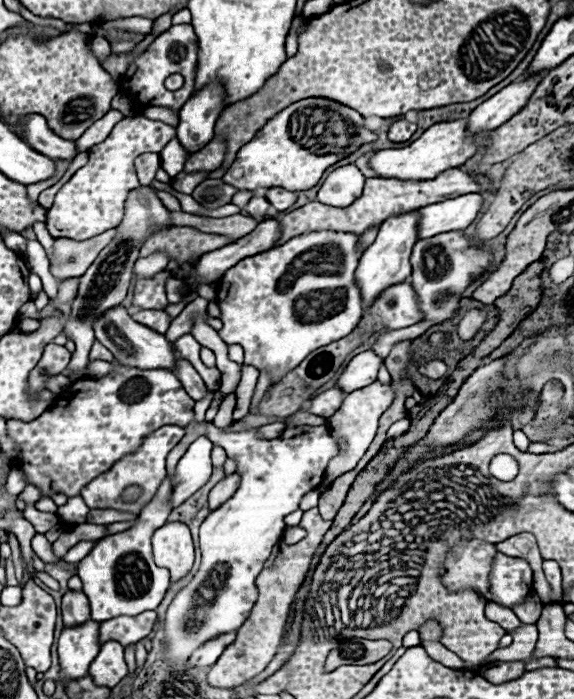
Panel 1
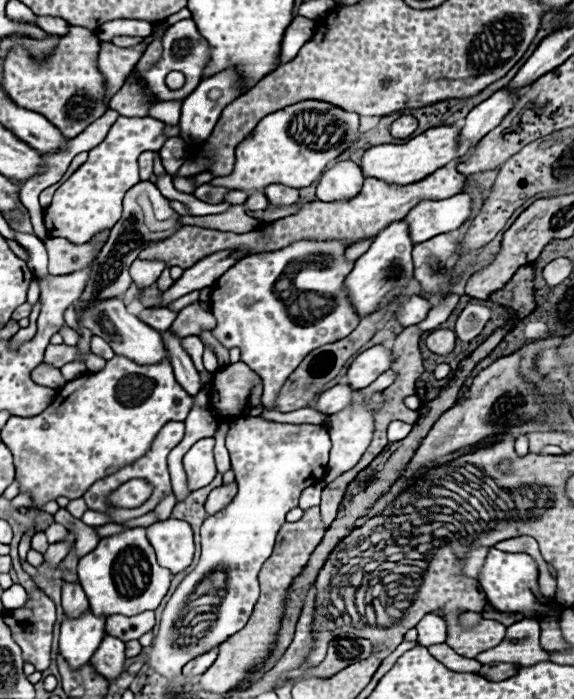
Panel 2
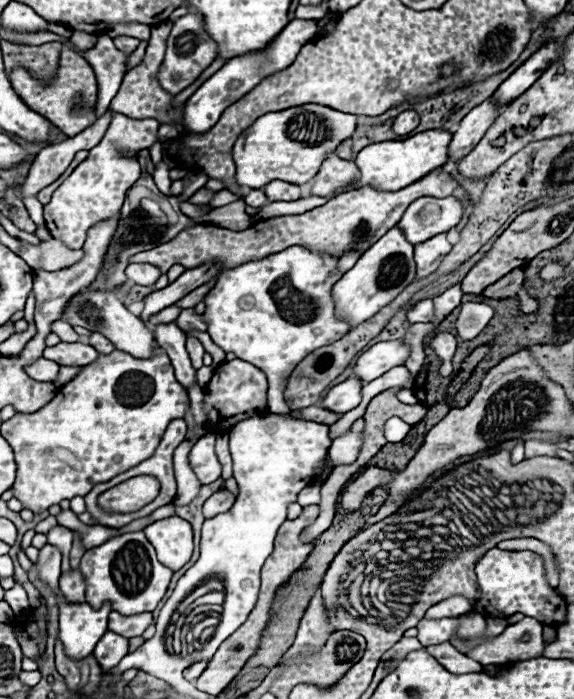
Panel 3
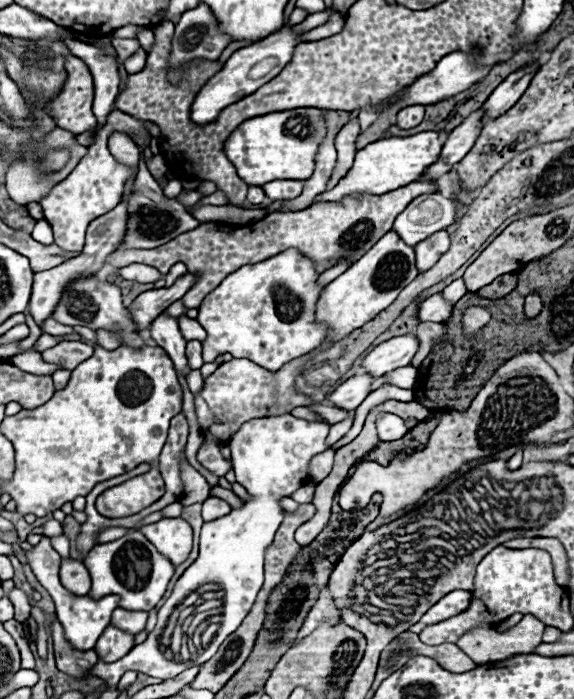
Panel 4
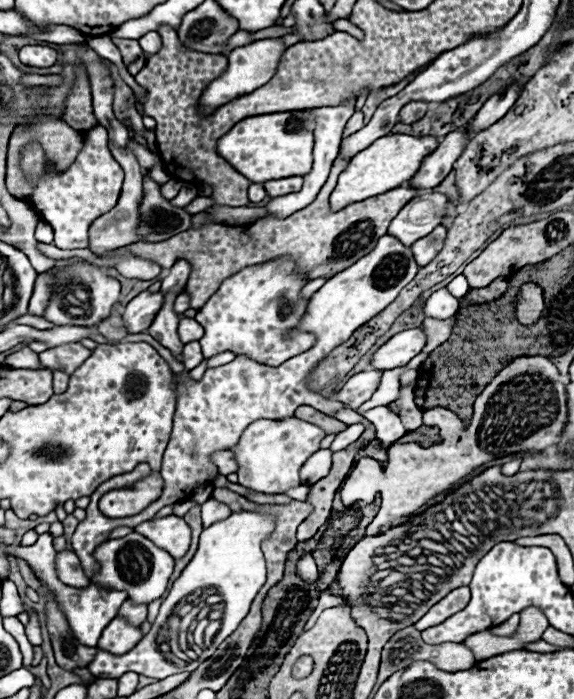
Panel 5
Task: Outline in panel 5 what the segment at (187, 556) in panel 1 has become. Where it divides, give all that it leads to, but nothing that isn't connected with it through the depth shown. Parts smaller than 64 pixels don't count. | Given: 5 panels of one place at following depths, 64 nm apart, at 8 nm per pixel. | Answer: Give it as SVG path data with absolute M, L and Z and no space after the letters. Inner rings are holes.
M164 516L144 520L134 528L138 534L154 540L160 548L166 548L174 556L174 560L182 558L190 546L190 526L180 516Z

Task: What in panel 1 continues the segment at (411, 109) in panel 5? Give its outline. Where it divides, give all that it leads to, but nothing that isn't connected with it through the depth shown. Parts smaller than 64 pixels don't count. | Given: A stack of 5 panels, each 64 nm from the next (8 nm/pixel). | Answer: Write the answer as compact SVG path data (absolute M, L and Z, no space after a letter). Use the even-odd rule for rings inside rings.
M398 120L398 122L394 122L394 124L390 126L388 138L390 138L392 142L404 142L404 140L408 140L414 132L416 132L416 124L406 122L406 120Z

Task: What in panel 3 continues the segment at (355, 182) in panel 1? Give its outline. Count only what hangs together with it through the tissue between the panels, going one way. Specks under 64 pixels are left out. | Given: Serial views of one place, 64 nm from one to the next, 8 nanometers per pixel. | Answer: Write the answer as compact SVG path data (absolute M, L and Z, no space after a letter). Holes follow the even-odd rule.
M328 154L310 182L310 196L328 196L336 188L352 184L356 178L358 170L354 168L354 162L344 162L336 154Z

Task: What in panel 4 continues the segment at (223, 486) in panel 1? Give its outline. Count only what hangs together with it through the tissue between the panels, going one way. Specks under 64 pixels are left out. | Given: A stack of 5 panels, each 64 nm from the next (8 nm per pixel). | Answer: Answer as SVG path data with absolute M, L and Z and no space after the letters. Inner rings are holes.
M210 496L210 498L202 504L202 518L204 518L204 522L216 520L216 518L220 518L220 516L226 516L230 510L232 510L232 508L230 508L224 500Z

